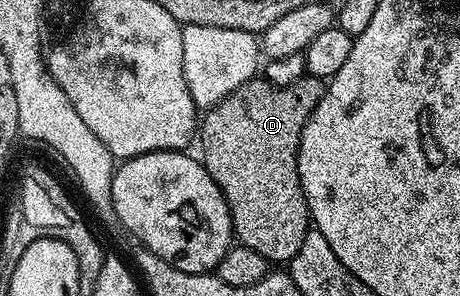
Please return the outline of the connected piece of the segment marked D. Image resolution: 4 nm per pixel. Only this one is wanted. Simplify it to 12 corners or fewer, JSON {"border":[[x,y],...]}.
{"border":[[256,76],[202,115],[238,245],[290,263],[297,160],[325,86]]}

